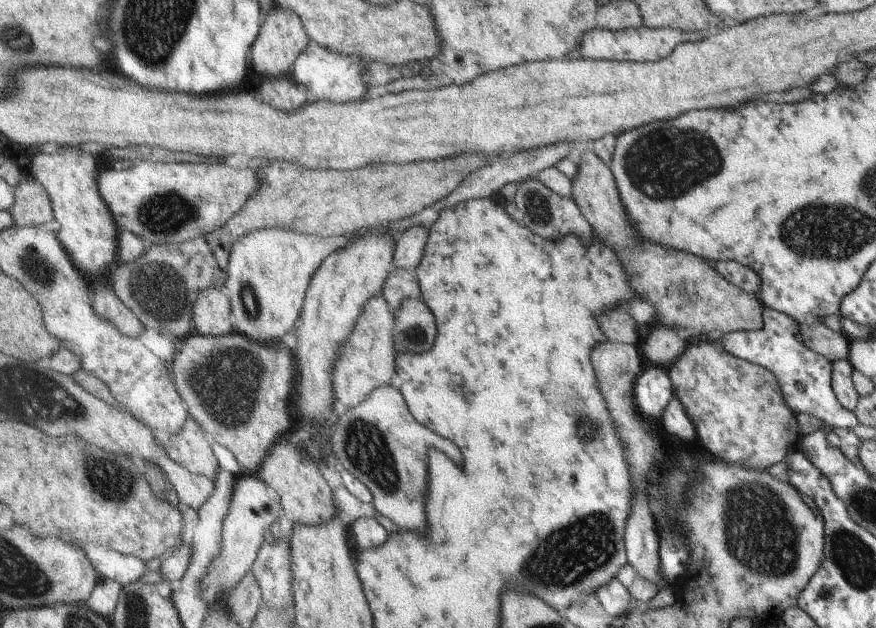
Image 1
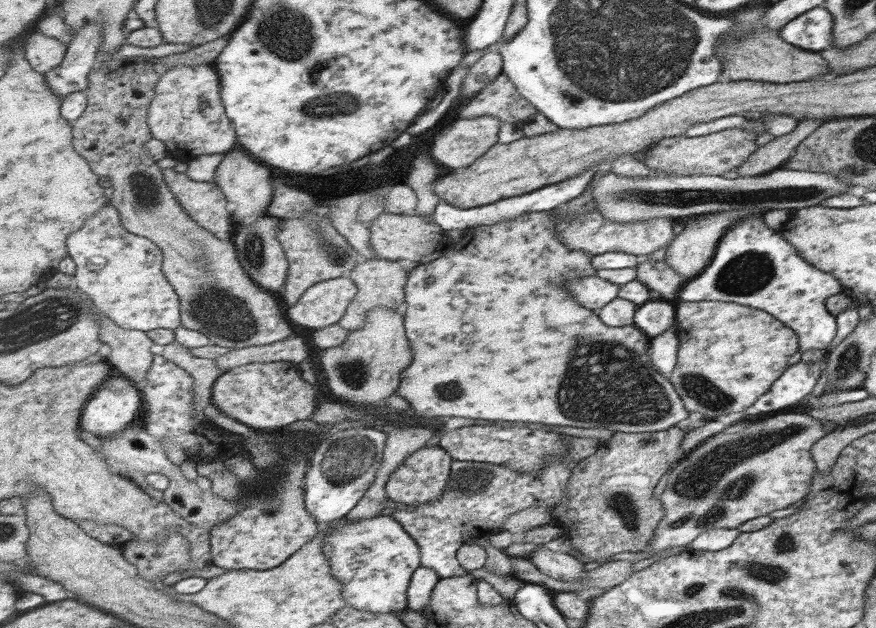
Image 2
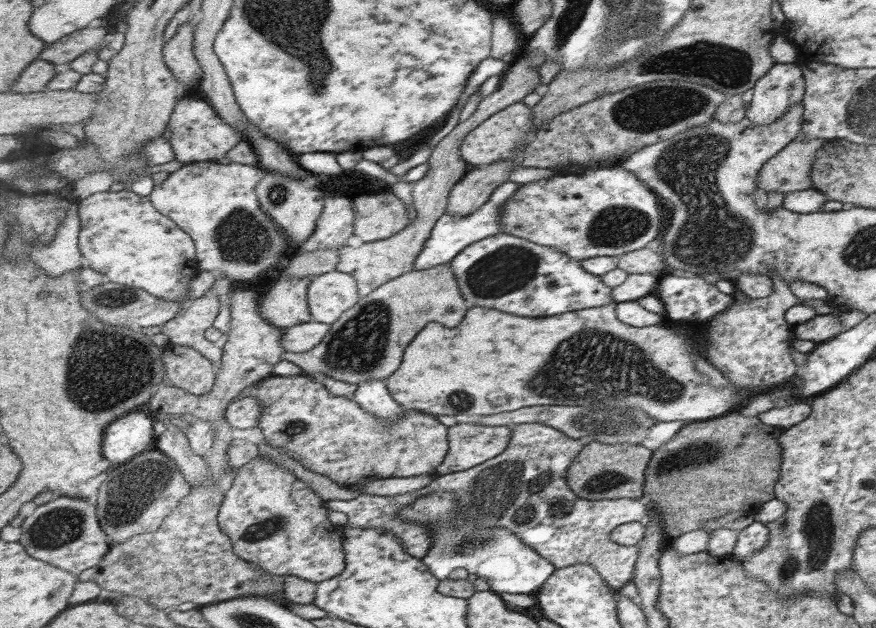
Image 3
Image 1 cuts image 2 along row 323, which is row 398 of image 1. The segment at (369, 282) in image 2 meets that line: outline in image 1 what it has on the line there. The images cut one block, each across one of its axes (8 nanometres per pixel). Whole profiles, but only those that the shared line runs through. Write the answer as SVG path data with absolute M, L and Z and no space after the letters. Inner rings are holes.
M378 294L364 306L354 330L350 332L346 346L342 346L342 358L338 360L334 372L334 388L342 403L342 409L354 408L364 401L378 386L388 386L392 382L396 368L397 349L394 346L394 326L396 315L383 295Z

